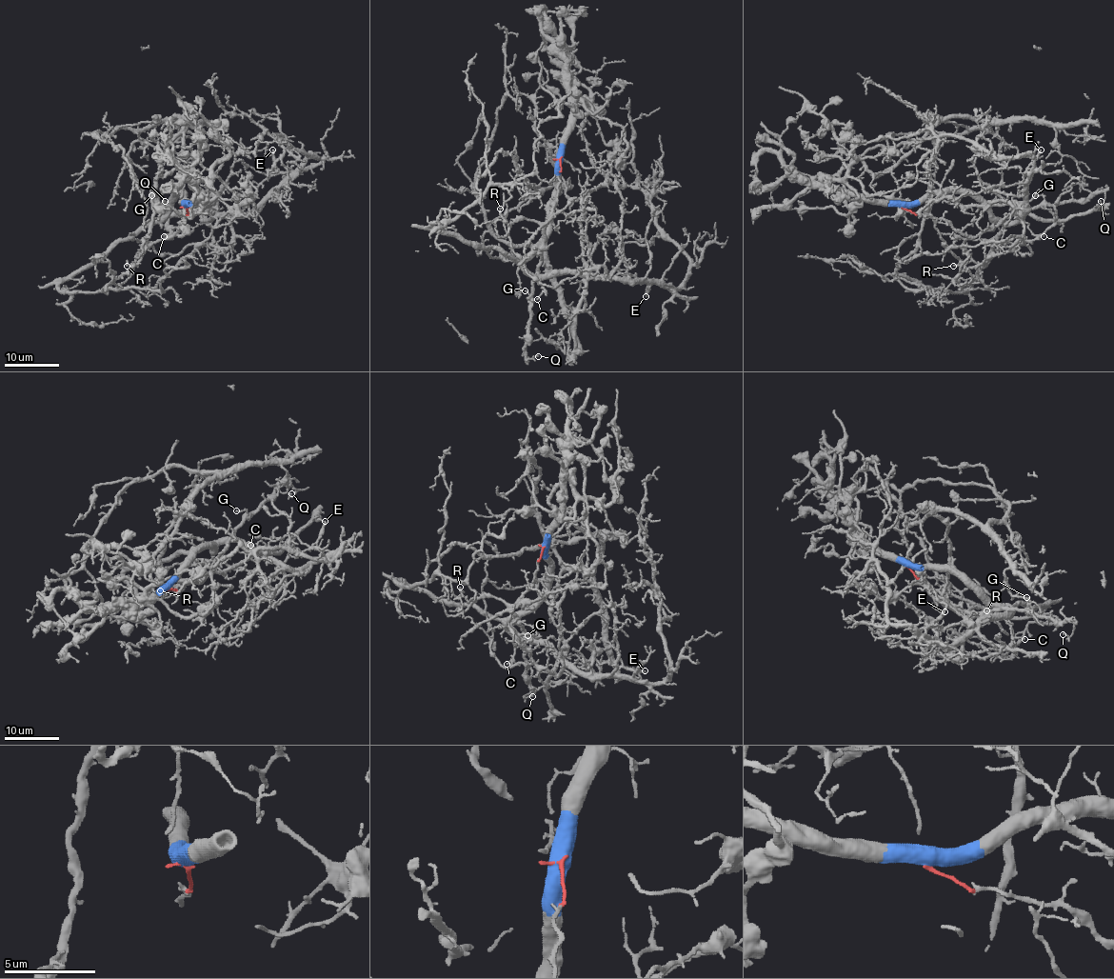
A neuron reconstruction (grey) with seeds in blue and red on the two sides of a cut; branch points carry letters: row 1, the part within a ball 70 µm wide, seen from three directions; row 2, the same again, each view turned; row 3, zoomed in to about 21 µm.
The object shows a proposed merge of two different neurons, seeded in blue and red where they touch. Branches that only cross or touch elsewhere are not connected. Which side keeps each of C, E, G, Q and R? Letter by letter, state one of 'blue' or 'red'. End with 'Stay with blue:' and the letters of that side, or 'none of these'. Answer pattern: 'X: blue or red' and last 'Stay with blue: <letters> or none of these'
C: blue
E: blue
G: red
Q: red
R: red
Stay with blue: C, E

